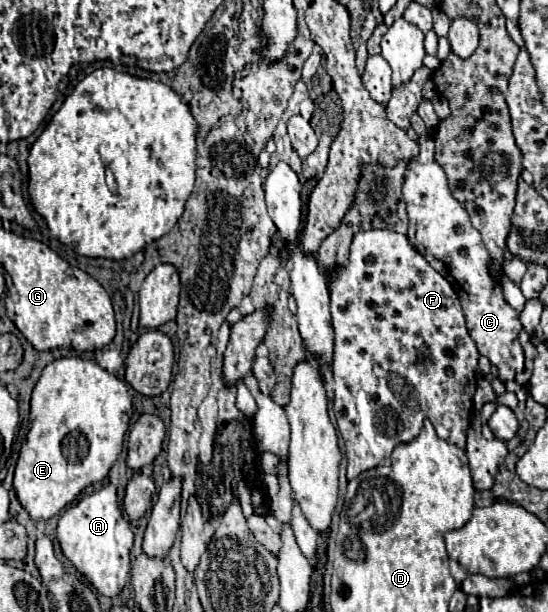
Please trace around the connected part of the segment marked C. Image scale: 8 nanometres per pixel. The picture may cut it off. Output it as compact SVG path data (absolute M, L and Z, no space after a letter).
M419 137L419 157L407 165L403 199L409 215L409 243L425 257L425 261L447 277L461 301L467 329L481 355L485 355L497 369L499 379L513 381L523 371L523 347L519 343L521 321L519 313L507 305L501 283L489 271L489 253L481 243L481 235L471 227L467 211L453 199L445 171L435 161L435 143L431 137Z

